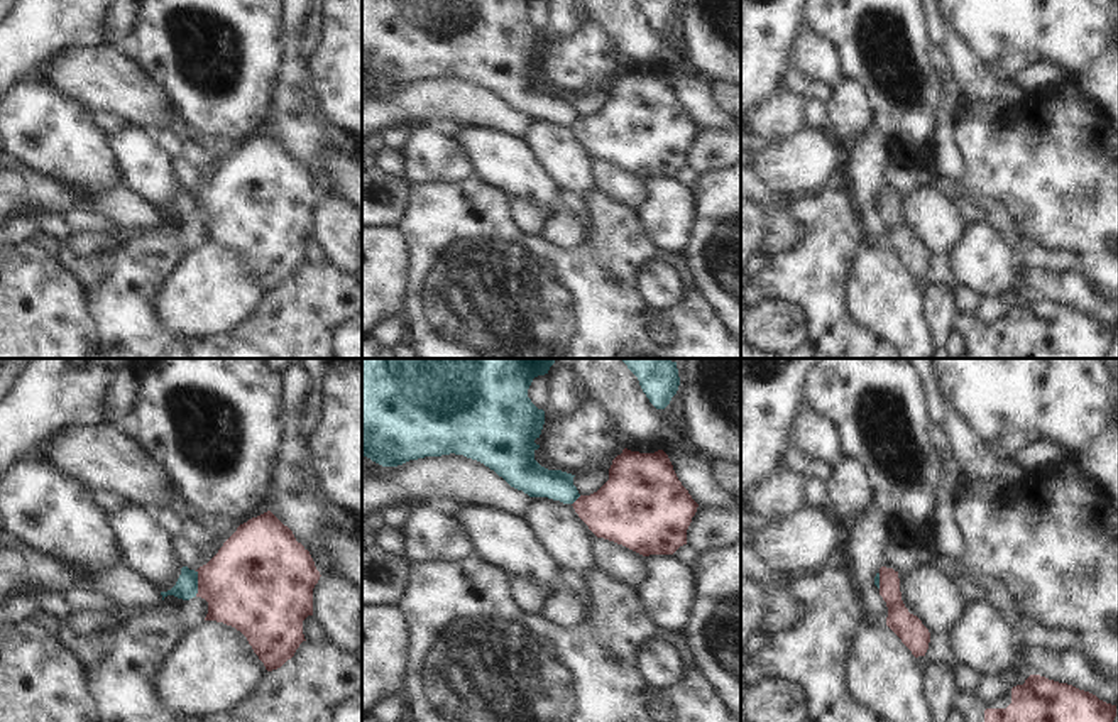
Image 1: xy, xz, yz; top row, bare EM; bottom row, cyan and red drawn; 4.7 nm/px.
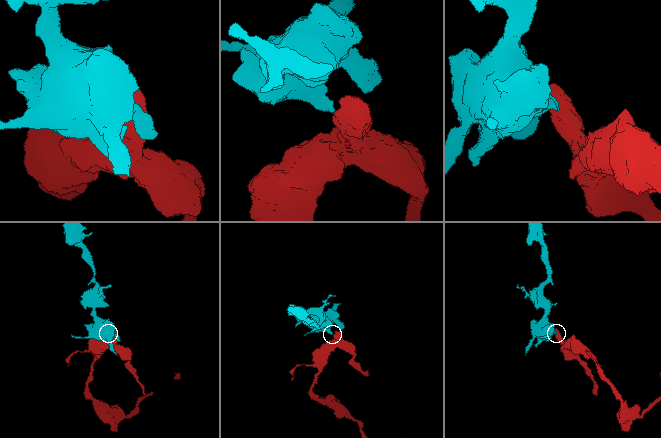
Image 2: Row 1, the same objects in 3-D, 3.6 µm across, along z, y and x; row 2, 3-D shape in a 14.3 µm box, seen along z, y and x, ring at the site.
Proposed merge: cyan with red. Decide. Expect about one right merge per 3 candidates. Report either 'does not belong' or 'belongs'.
does not belong

